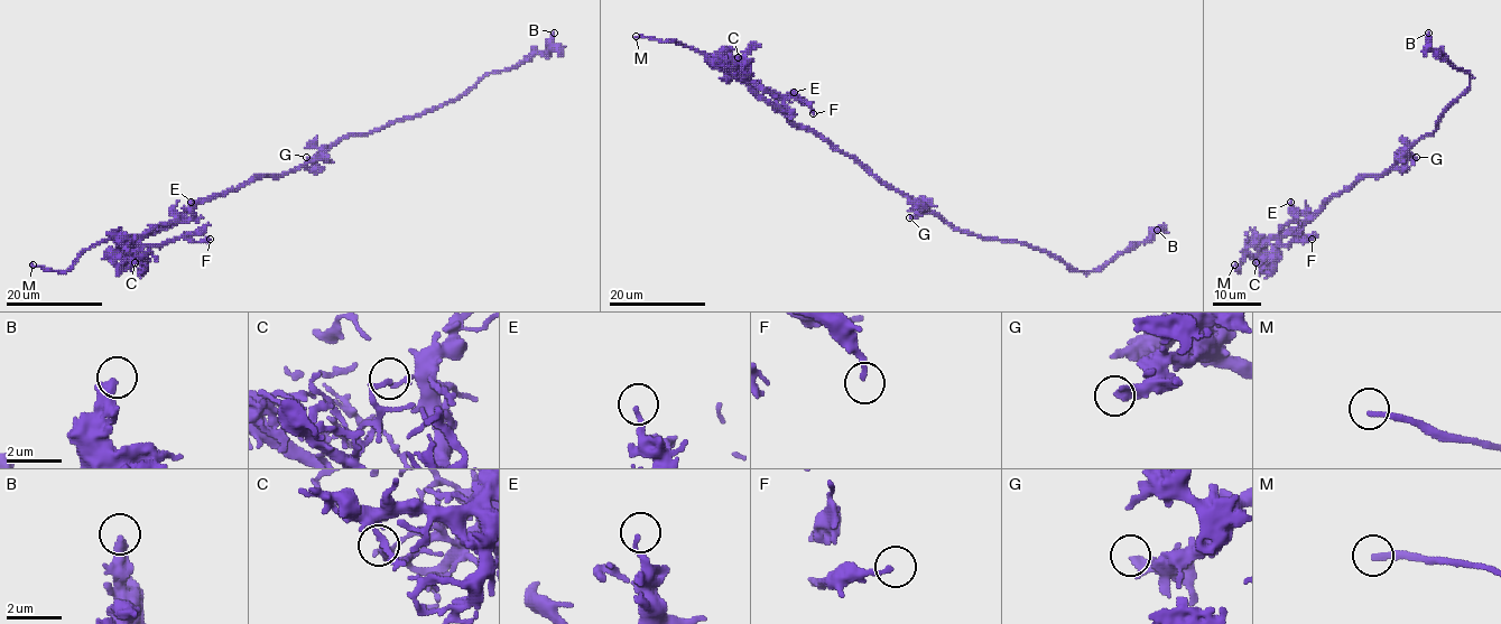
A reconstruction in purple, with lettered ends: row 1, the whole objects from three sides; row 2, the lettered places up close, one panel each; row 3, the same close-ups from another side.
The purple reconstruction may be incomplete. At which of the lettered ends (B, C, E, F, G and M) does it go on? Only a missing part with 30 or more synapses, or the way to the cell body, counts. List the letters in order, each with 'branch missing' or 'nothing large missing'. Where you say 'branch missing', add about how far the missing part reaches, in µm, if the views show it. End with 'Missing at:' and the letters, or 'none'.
B: nothing large missing
C: nothing large missing
E: nothing large missing
F: nothing large missing
G: nothing large missing
M: branch missing; missing 45 µm
Missing at: M

